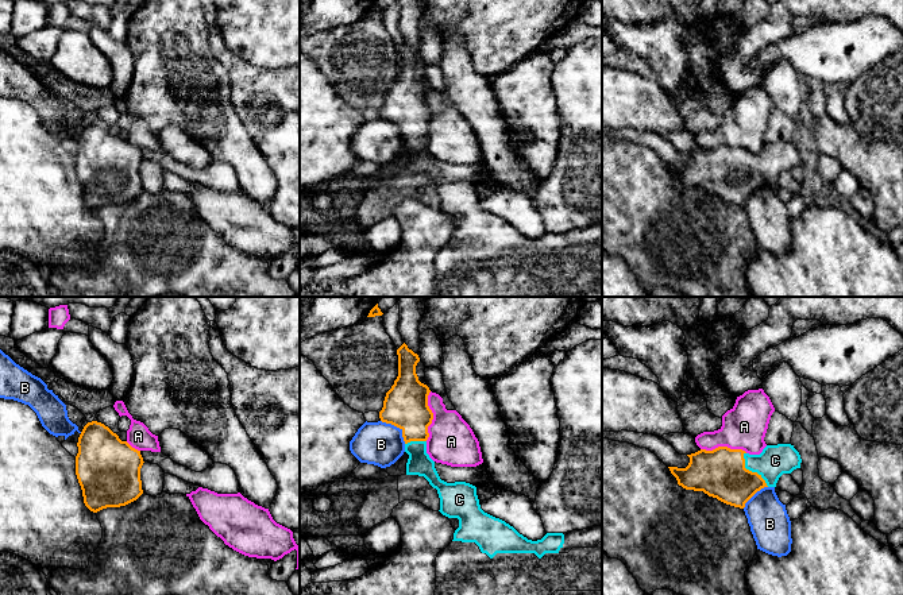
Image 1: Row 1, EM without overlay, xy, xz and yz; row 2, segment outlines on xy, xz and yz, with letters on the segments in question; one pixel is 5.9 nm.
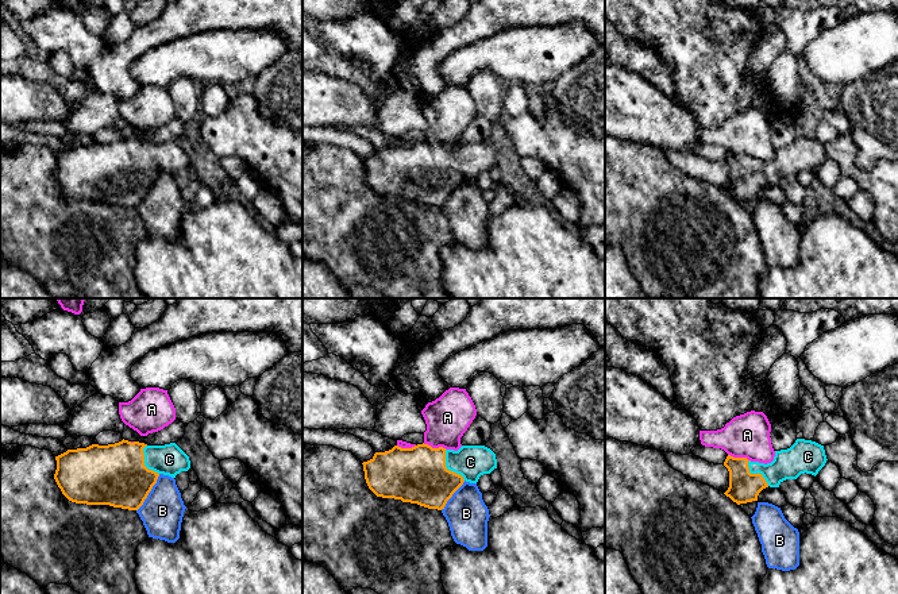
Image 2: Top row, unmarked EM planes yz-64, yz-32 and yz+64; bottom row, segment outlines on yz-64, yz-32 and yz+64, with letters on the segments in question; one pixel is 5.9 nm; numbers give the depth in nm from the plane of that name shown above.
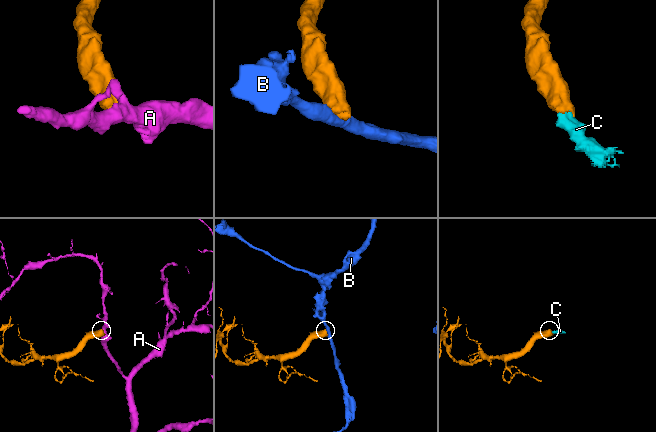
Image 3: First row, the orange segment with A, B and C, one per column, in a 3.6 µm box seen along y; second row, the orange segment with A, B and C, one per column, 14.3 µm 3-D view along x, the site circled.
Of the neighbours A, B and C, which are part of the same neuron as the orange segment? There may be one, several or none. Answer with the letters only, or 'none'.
C

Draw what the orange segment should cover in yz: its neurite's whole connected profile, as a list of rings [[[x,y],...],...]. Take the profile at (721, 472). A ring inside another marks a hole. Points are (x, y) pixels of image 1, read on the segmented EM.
[[[791,444],[767,445],[760,455],[749,455],[742,449],[718,447],[713,451],[701,449],[687,455],[690,463],[686,468],[668,467],[678,484],[686,490],[703,491],[709,497],[744,509],[745,503],[761,488],[776,487],[783,474],[800,468],[800,455]]]

